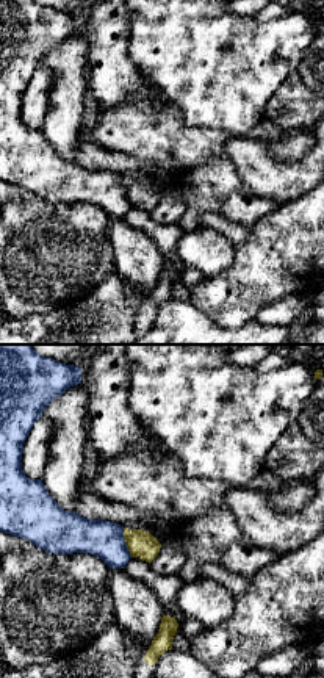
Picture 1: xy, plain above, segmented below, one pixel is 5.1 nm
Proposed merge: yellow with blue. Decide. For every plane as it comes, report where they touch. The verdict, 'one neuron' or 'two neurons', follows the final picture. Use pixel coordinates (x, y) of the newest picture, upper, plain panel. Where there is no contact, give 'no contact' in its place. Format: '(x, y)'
(126, 191)

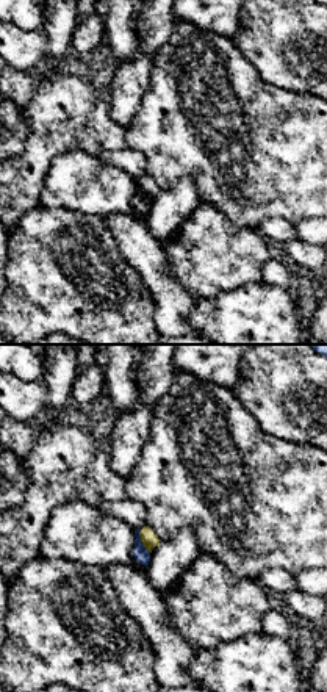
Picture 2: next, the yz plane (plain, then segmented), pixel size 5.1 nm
(143, 191)

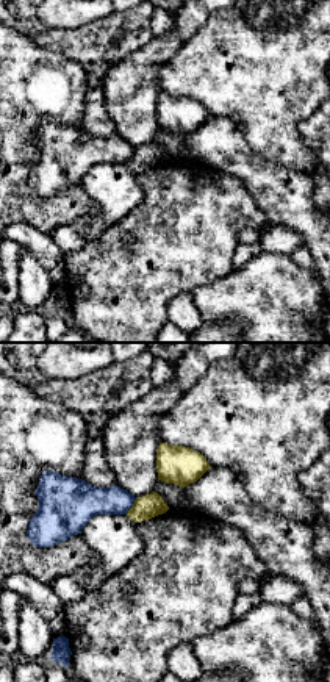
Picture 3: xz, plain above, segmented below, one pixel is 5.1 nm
(133, 155)

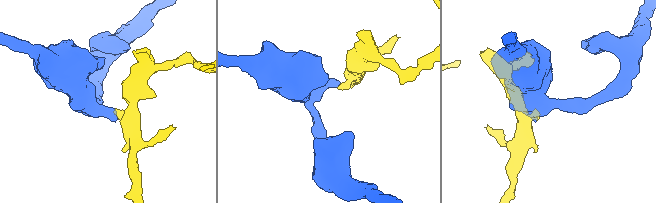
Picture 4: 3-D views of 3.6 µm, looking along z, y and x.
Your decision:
two neurons

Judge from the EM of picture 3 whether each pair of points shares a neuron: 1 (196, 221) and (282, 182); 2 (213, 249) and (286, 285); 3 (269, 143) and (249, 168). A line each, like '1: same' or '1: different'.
1: different
2: different
3: different

